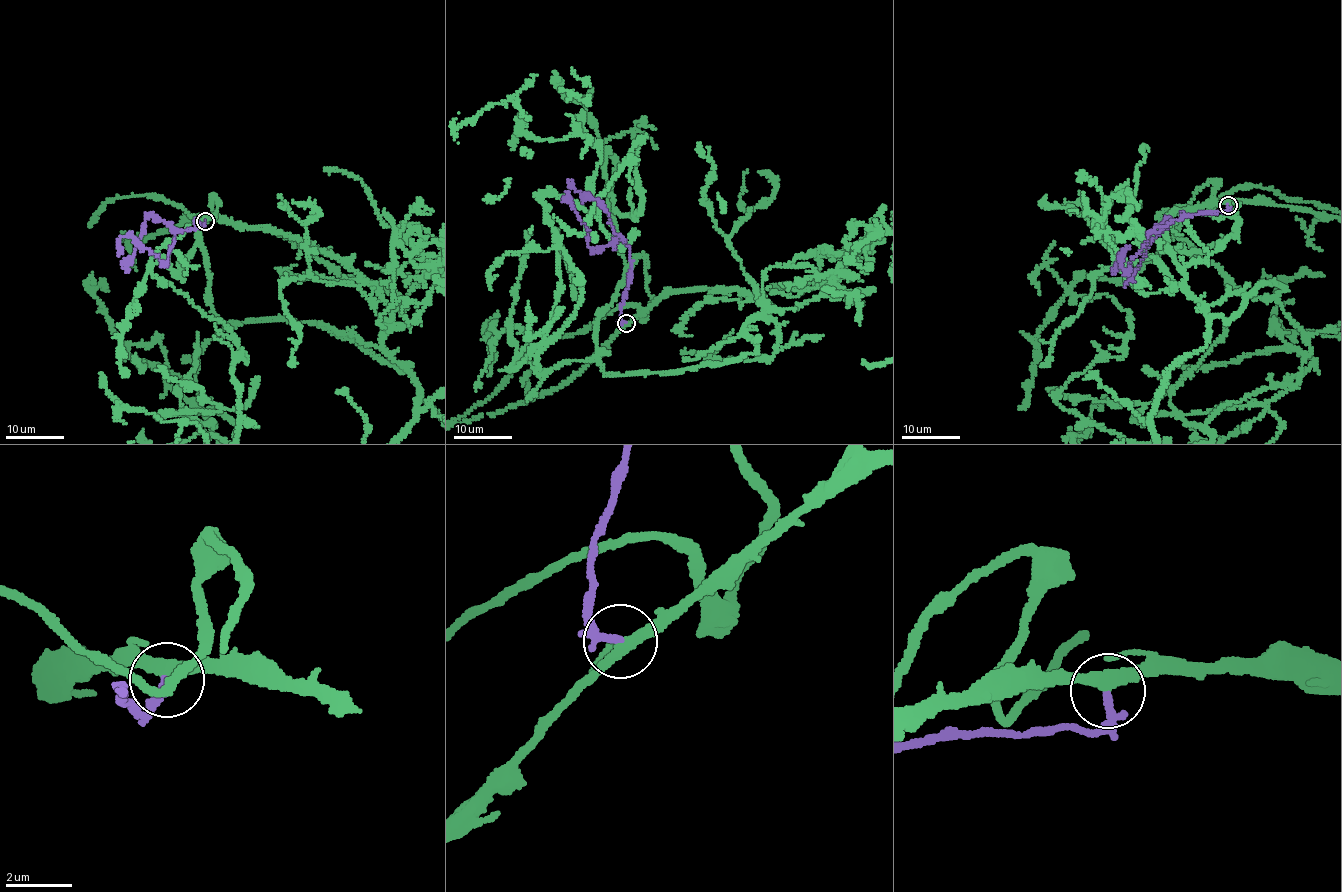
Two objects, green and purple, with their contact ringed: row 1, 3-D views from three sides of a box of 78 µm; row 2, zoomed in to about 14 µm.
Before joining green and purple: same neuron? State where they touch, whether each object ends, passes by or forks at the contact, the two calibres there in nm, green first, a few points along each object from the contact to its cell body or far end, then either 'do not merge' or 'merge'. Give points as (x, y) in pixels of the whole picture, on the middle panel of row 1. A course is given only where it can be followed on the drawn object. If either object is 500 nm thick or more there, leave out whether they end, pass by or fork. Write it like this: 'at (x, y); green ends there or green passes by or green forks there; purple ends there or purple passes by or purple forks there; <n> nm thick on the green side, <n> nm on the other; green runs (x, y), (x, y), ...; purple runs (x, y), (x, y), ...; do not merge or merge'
at (626, 323); green passes by; purple ends there; 320 nm thick on the green side, 220 nm on the other; purple runs (626, 323), (620, 307), (630, 267), (629, 248), (619, 237), (592, 250), (587, 246), (586, 226), (567, 190); merge

